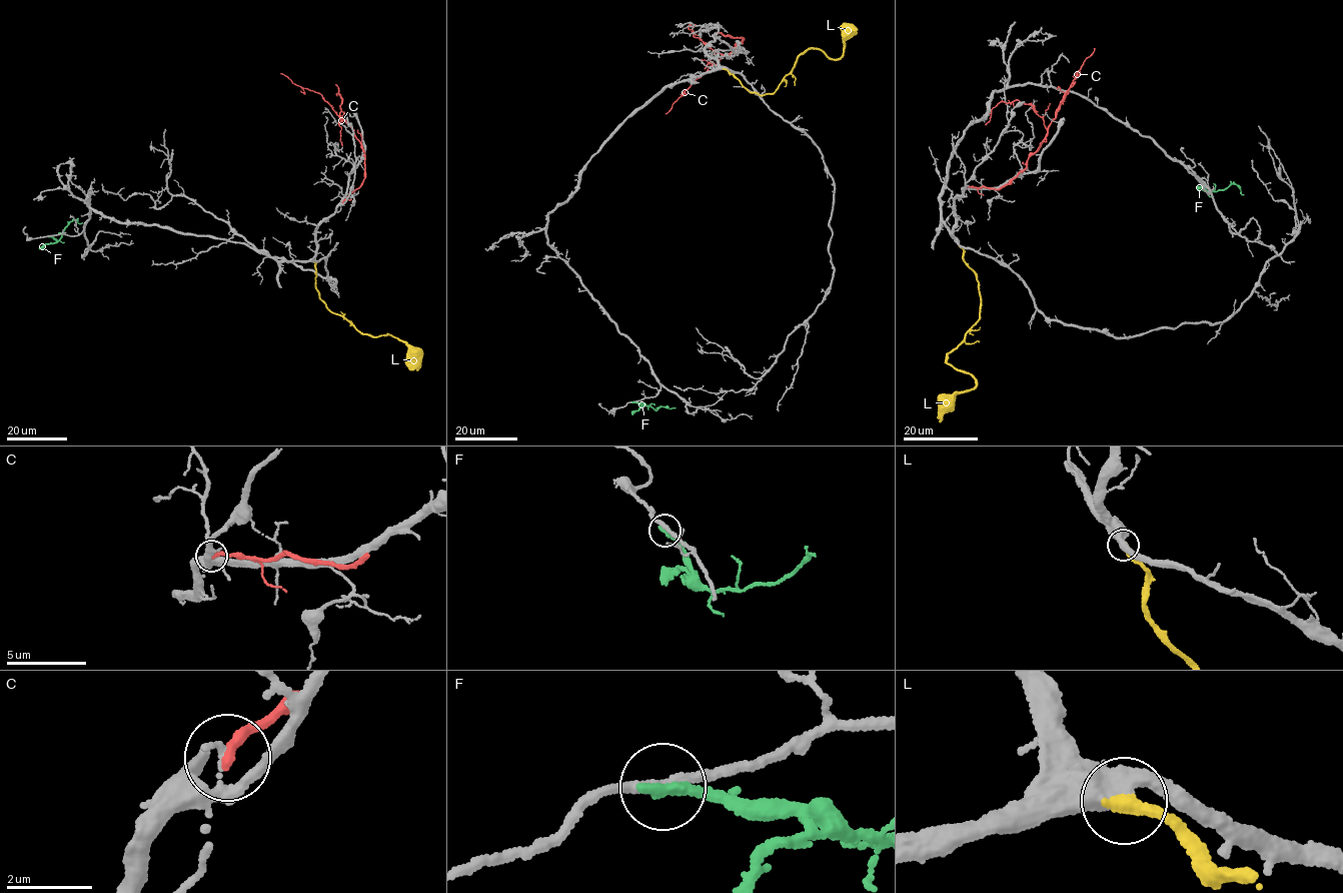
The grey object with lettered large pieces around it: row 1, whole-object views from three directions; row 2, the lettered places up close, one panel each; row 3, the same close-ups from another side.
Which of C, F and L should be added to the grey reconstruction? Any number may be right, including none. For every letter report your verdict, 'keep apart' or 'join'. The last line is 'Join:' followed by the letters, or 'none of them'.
C: keep apart
F: keep apart
L: join
Join: L

